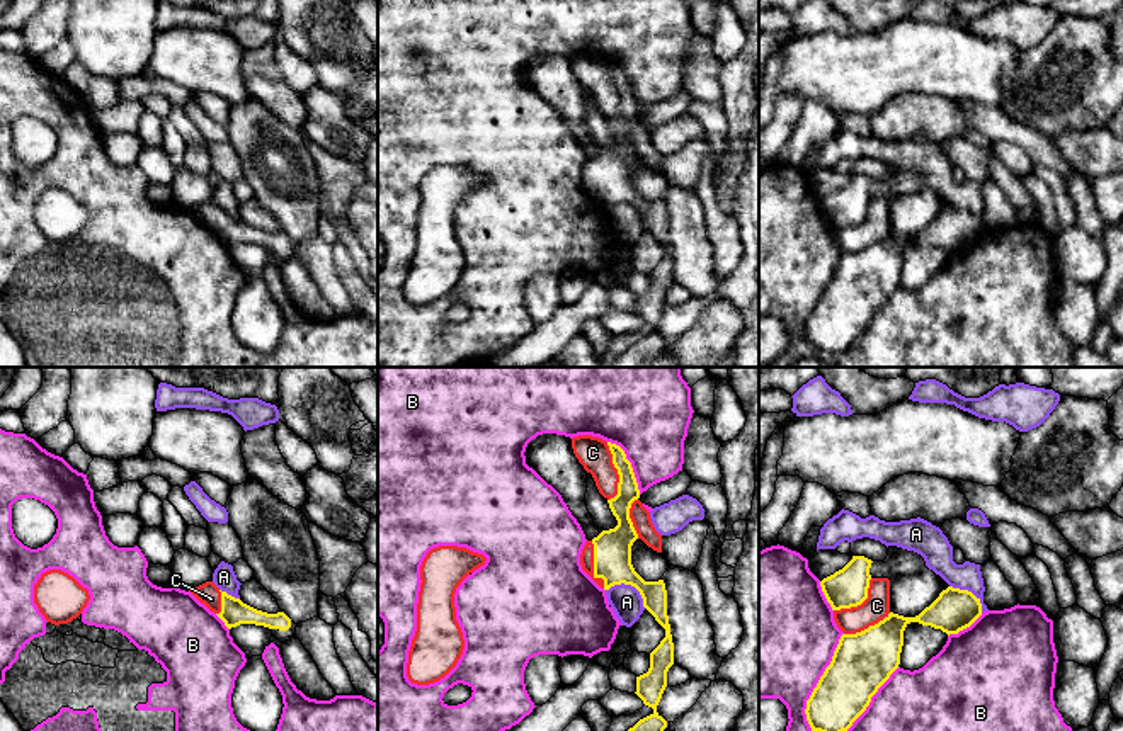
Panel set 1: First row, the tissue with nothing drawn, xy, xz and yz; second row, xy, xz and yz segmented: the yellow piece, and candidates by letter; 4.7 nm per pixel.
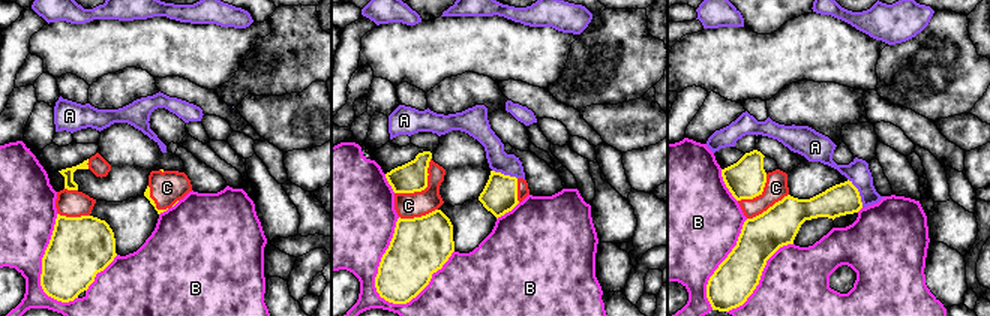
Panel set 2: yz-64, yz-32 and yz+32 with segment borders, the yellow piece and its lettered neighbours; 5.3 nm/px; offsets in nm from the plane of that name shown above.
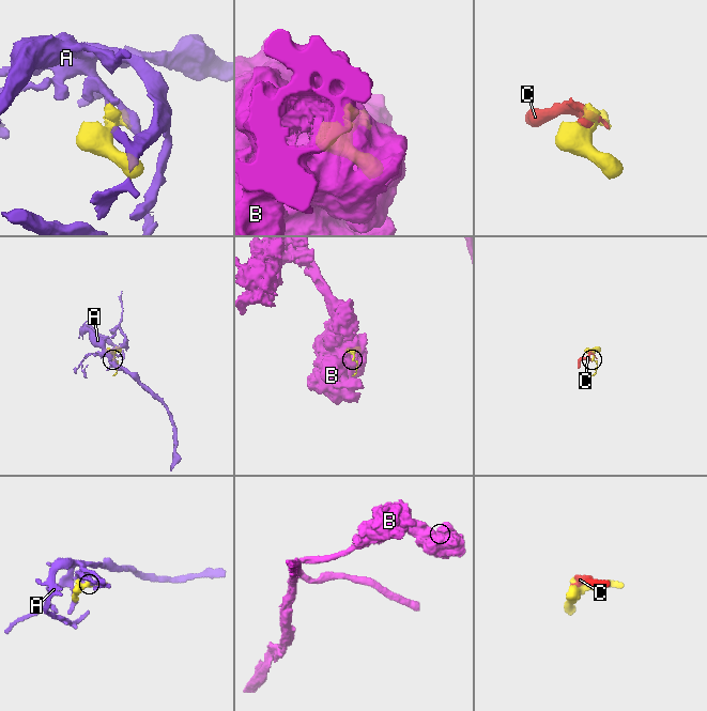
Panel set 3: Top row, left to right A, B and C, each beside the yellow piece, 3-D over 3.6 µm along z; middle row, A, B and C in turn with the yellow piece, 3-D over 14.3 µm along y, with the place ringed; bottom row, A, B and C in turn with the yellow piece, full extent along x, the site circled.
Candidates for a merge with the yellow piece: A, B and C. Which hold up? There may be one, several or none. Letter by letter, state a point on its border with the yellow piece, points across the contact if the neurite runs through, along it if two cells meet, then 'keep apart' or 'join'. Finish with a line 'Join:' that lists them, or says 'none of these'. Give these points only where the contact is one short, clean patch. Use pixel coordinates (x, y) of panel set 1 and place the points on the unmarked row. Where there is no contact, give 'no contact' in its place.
A: contact xz (630, 203); border xz (606, 208), (616, 203), (630, 203), (638, 211), (645, 226); keep apart
B: contact yz (860, 334); keep apart
C: contact xz (618, 90); join
Join: C

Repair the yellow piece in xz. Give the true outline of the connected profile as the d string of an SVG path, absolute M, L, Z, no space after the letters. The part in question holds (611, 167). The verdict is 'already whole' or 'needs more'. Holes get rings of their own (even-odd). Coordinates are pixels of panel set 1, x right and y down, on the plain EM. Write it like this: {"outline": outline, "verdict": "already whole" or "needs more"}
{"outline": "M592 54L572 58L572 68L579 82L592 94L599 112L607 119L618 144L602 150L587 160L582 173L582 189L604 209L614 204L635 206L643 226L665 248L665 257L650 272L650 287L636 296L636 314L653 332L624 350L613 367L643 367L658 357L667 340L657 332L657 325L667 306L667 291L674 284L674 262L667 235L667 209L664 199L645 201L631 184L631 165L641 158L648 167L662 172L662 155L655 150L650 131L643 126L638 102L624 70Z", "verdict": "needs more"}

